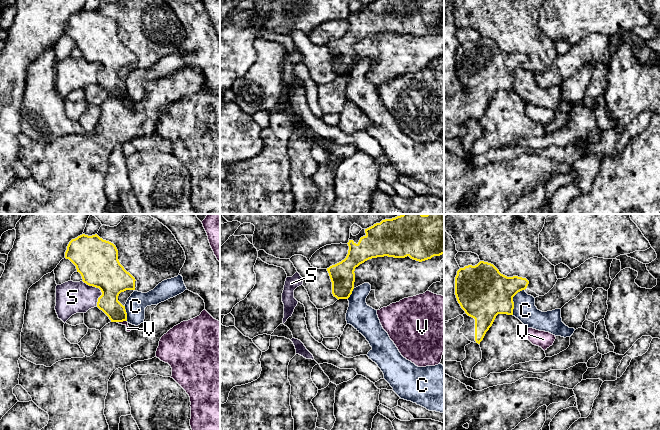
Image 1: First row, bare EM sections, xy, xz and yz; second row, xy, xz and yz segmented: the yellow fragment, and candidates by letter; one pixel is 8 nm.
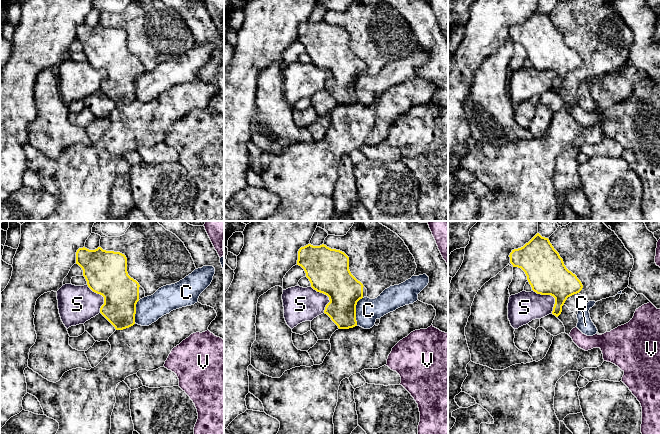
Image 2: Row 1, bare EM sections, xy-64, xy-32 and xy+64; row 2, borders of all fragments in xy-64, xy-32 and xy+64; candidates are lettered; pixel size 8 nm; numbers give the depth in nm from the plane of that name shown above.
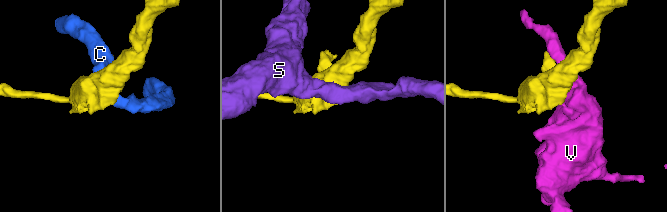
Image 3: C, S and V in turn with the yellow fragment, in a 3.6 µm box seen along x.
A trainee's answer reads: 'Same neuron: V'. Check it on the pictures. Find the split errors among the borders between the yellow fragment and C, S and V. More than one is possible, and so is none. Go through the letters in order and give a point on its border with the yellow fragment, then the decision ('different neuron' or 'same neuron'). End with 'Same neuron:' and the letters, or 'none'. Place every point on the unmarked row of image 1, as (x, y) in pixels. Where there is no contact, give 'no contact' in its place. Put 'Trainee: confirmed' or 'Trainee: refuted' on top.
Trainee: refuted
C: meets yellow in yz at (512, 76); different neuron
S: meets yellow in xy at (99, 64); different neuron
V: meets yellow in xy at (121, 97); different neuron
Same neuron: none

